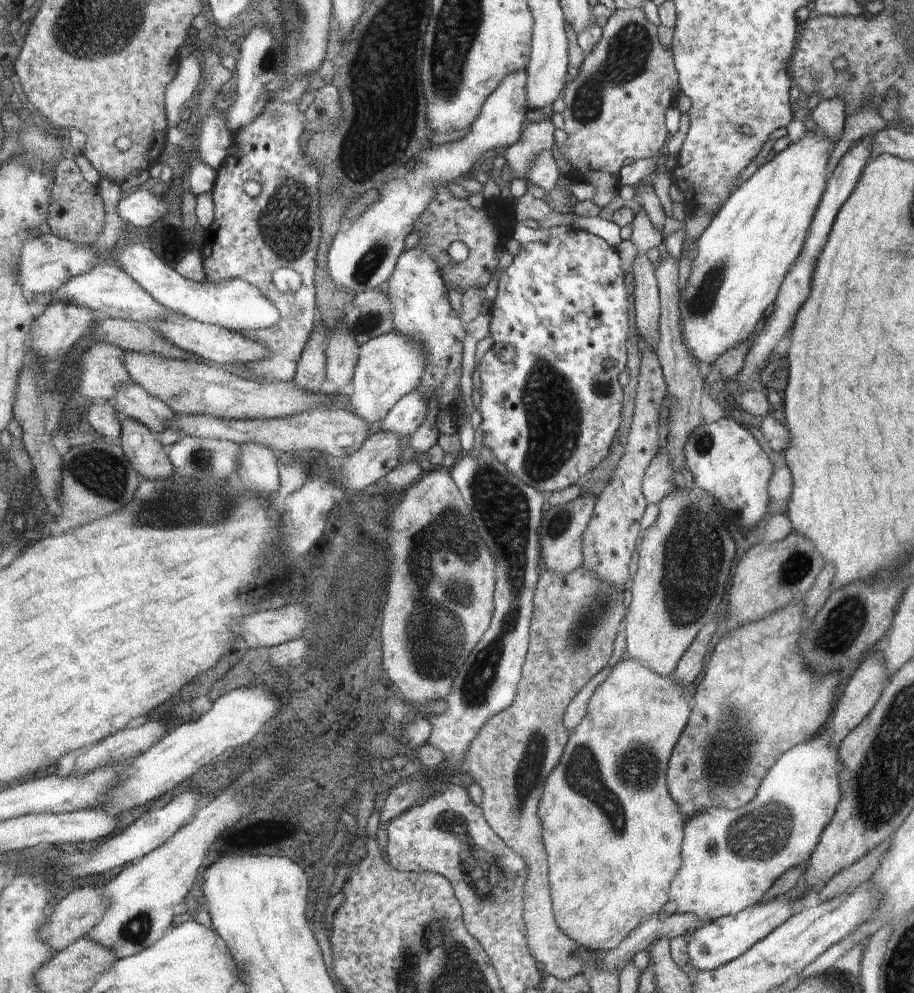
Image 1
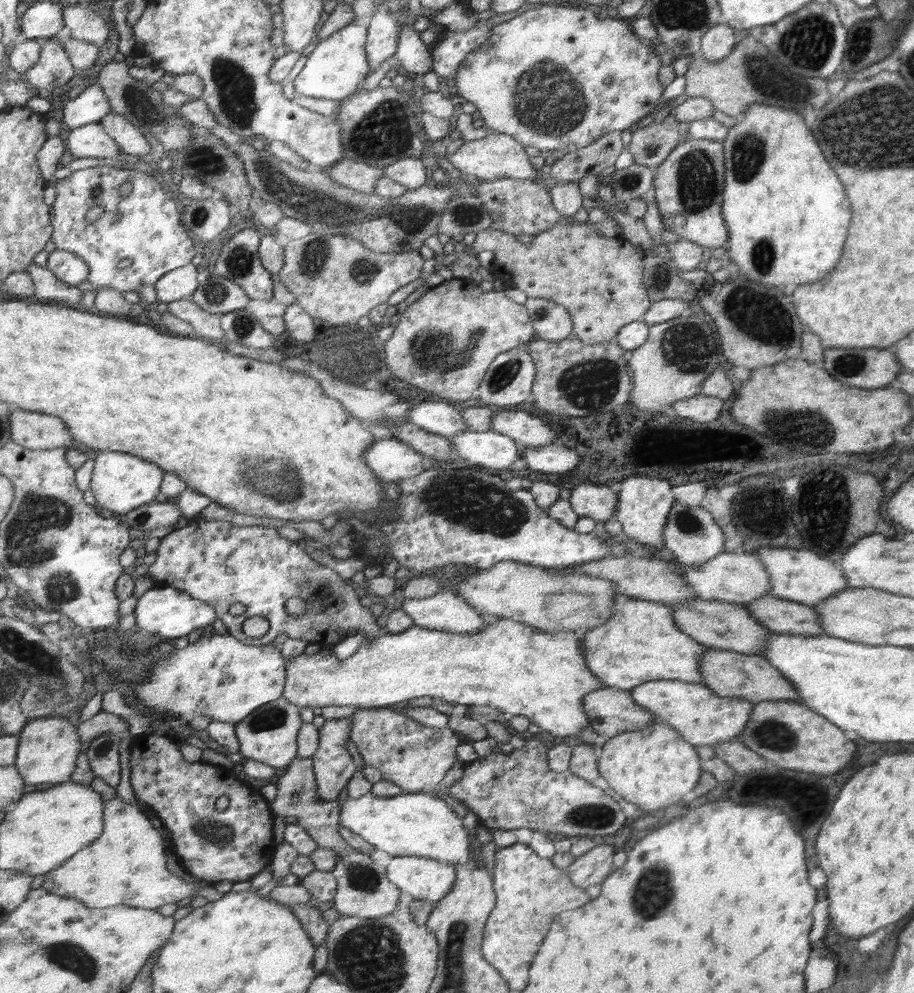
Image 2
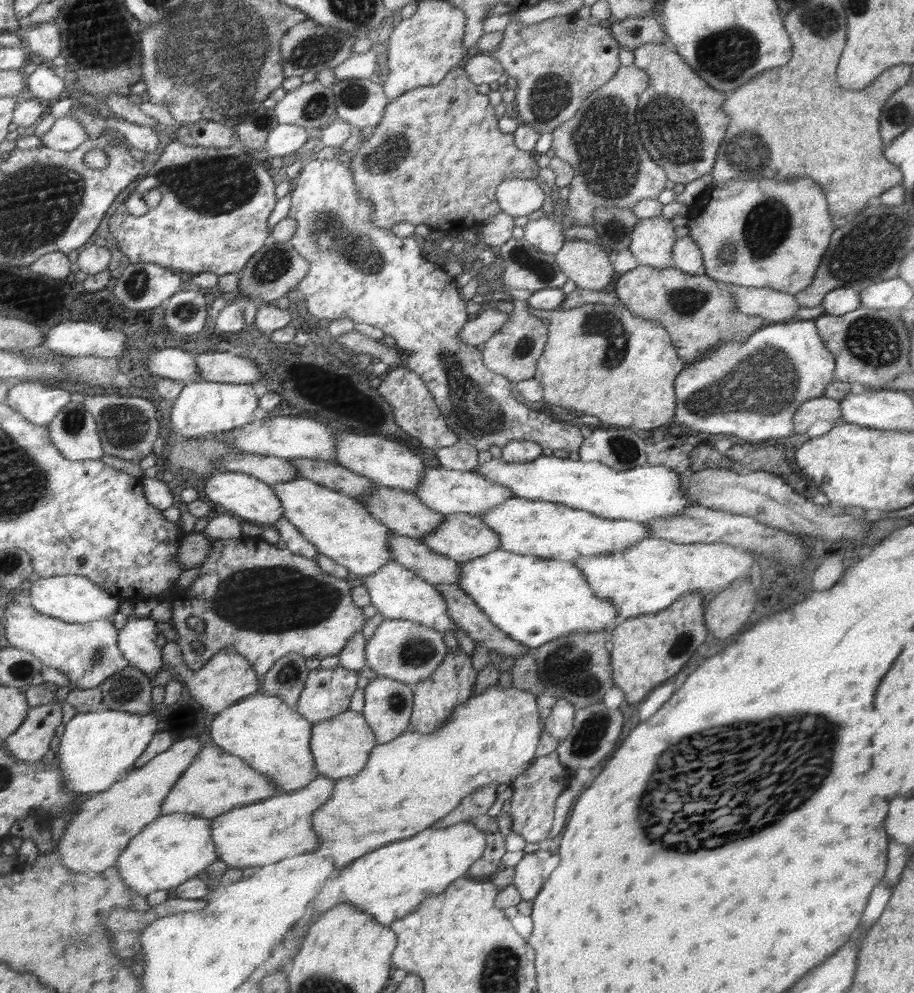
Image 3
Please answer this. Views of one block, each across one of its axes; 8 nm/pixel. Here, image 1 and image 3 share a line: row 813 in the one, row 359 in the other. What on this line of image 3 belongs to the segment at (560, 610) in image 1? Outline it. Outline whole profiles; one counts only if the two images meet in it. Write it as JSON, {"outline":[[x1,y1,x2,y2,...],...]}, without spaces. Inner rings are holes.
{"outline":[[515,299,514,310,502,328,498,329,482,346,483,363,500,376,514,383,532,379,536,372,536,362,546,346,548,328,542,324,540,313,533,310,527,300]]}

